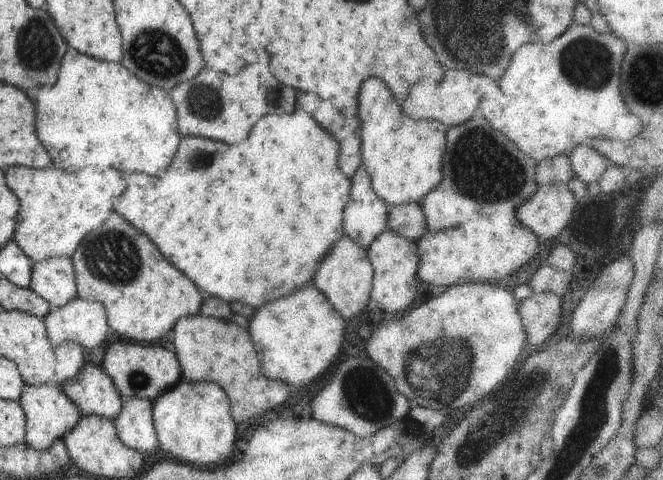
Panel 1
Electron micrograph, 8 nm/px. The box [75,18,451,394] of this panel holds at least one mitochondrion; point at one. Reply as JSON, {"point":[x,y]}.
{"point":[112,256]}

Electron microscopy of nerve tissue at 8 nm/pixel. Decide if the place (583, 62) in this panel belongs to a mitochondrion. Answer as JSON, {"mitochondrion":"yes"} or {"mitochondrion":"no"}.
{"mitochondrion":"yes"}

